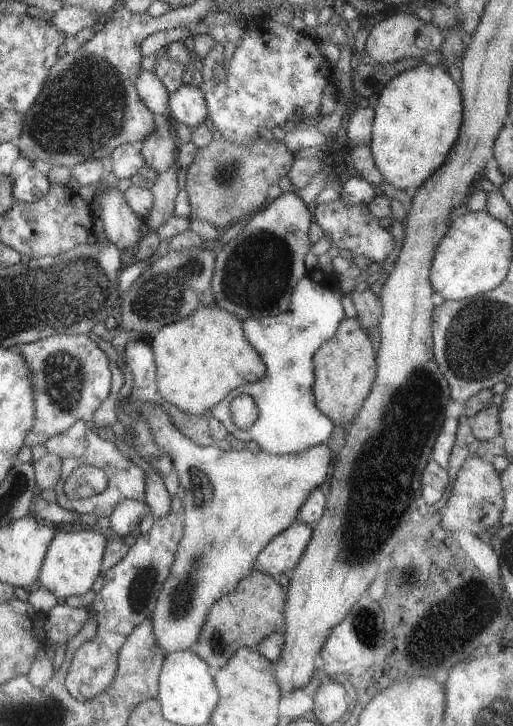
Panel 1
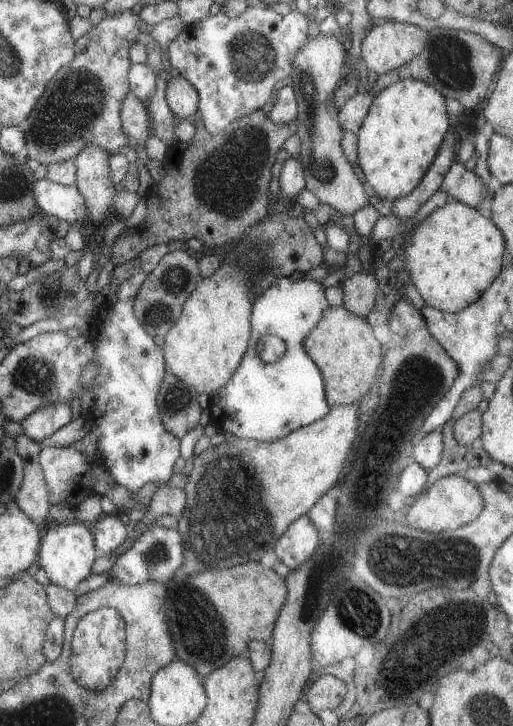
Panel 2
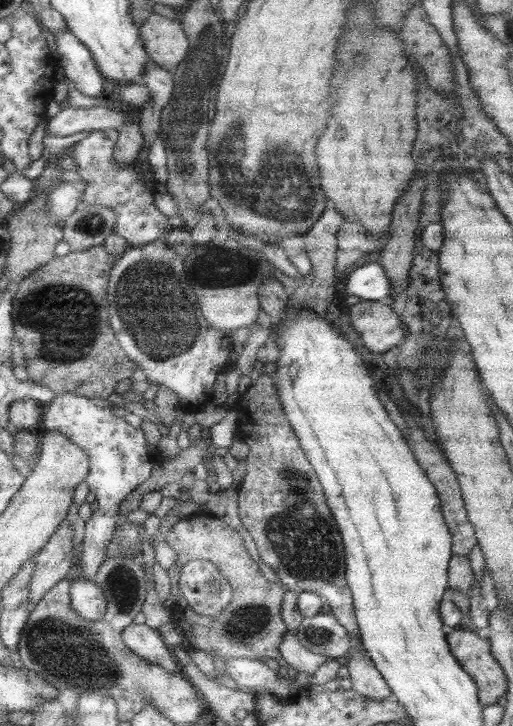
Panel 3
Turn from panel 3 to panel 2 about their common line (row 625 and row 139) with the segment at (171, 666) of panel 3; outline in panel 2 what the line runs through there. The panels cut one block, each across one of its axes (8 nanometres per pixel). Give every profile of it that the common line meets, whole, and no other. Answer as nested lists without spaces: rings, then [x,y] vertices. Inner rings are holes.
[[[129,92],[121,103],[120,115],[122,129],[130,140],[130,146],[136,149],[138,142],[145,146],[150,134],[146,103],[140,101],[132,92]]]

